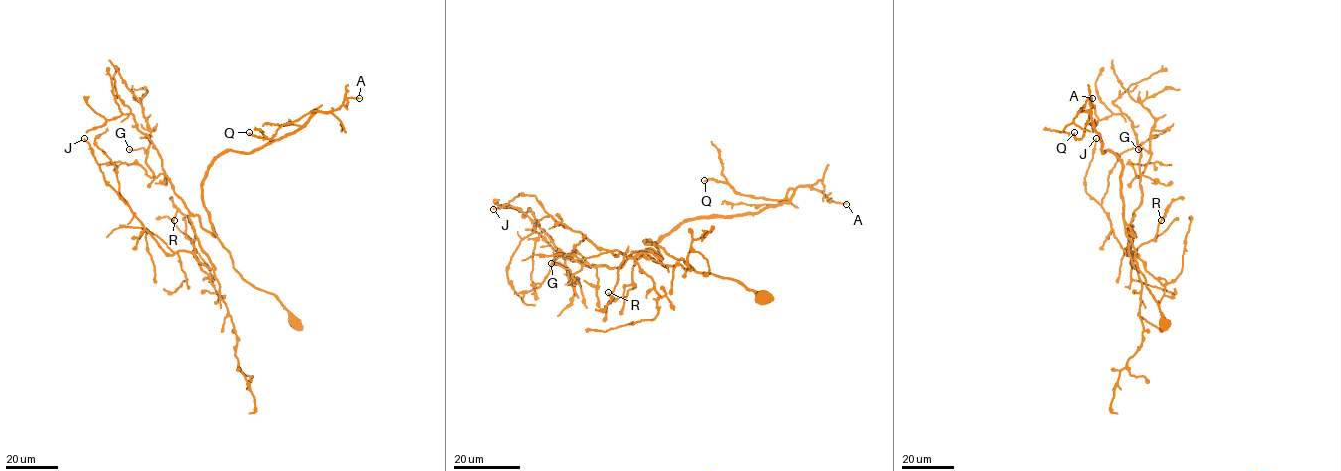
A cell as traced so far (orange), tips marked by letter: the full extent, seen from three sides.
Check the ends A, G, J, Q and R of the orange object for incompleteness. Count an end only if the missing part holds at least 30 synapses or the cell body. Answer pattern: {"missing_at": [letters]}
{"missing_at": ["Q"]}

